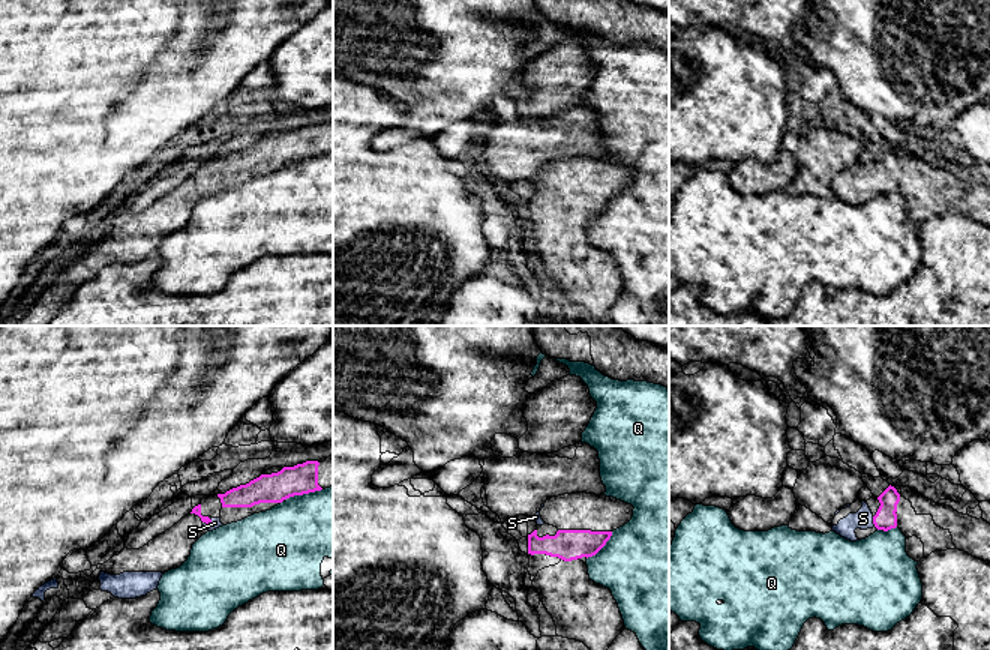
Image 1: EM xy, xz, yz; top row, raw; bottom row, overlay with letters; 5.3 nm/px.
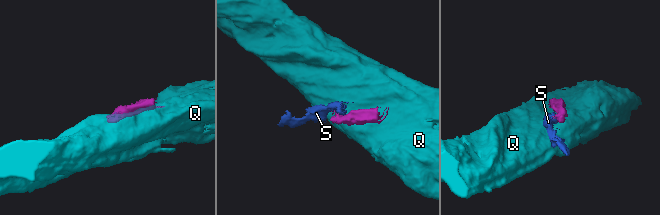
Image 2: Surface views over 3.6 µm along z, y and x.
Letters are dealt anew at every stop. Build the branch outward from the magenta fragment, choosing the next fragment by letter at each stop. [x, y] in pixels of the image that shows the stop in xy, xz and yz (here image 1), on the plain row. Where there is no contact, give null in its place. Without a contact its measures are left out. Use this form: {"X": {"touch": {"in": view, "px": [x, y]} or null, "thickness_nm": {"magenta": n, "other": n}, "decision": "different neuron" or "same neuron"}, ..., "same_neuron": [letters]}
{"Q": {"touch": {"in": "xy", "px": [303, 156]}, "thickness_nm": {"magenta": 160, "other": 400}, "decision": "different neuron"}, "S": {"touch": {"in": "xy", "px": [207, 186]}, "thickness_nm": {"magenta": 50, "other": 50}, "decision": "same neuron"}, "same_neuron": ["S"]}

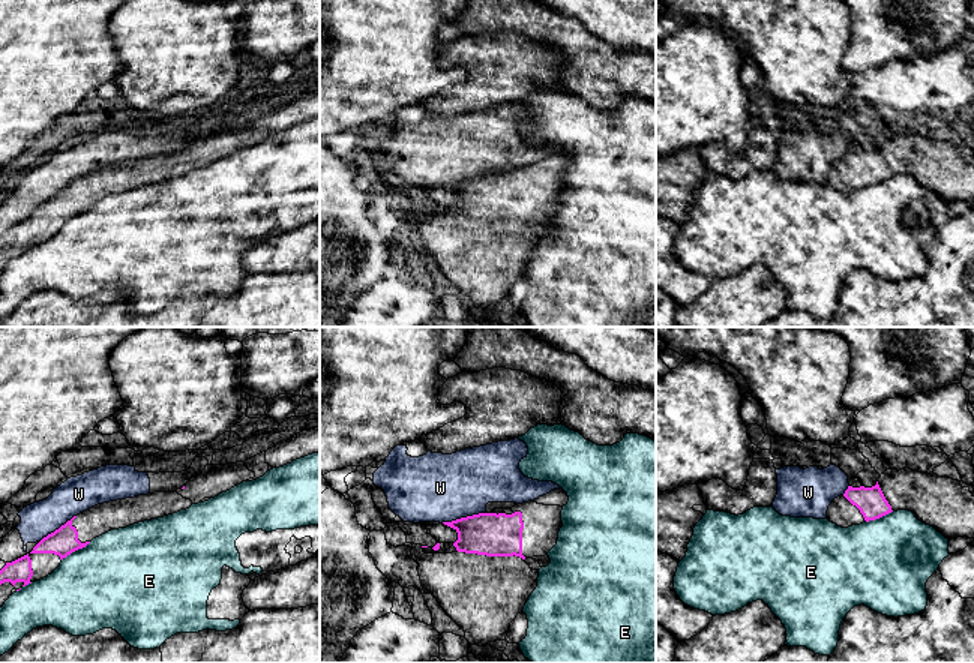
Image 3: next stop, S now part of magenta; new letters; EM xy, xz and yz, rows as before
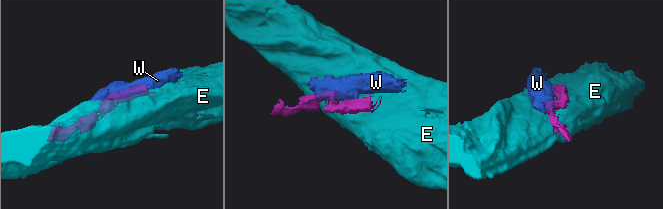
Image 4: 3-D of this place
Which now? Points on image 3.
{"E": {"touch": {"in": "xy", "px": [75, 213]}, "thickness_nm": {"magenta": 150, "other": 460}, "decision": "different neuron"}, "W": {"touch": {"in": "xz", "px": [462, 182]}, "thickness_nm": {"magenta": 240, "other": 360}, "decision": "different neuron"}, "same_neuron": []}

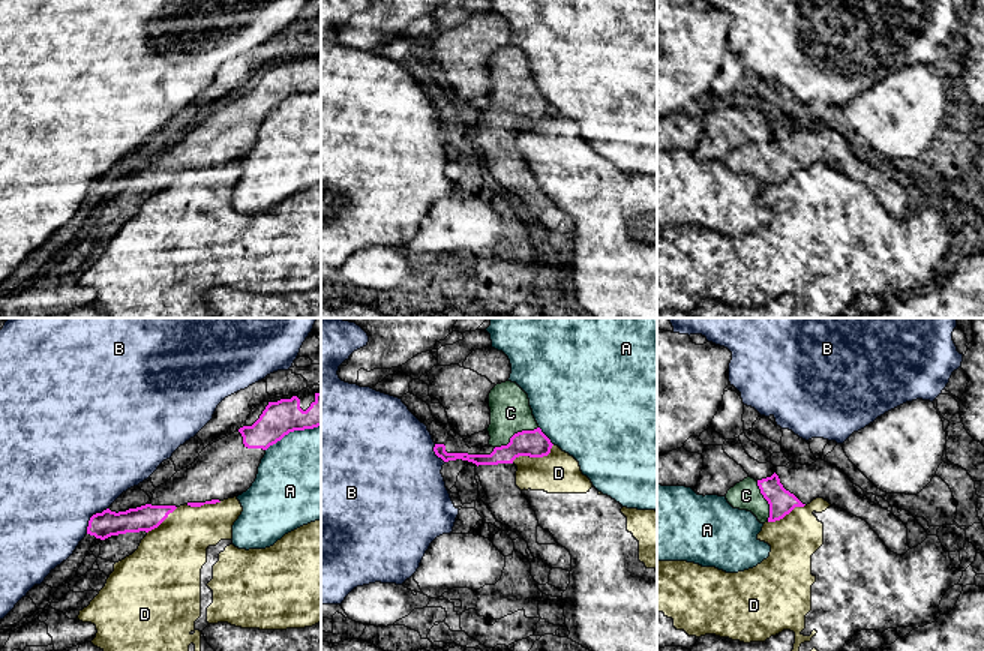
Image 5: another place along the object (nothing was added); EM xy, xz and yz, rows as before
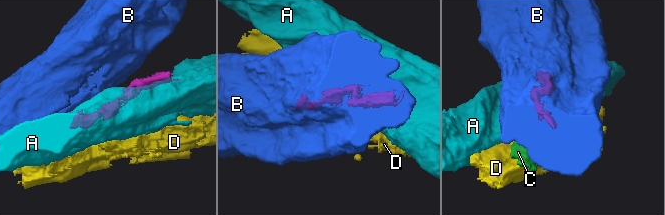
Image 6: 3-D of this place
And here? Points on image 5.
{"A": {"touch": {"in": "xy", "px": [293, 95]}, "thickness_nm": {"magenta": 180, "other": 480}, "decision": "different neuron"}, "B": {"touch": {"in": "xy", "px": [92, 180]}, "thickness_nm": {"magenta": 140, "other": 500}, "decision": "different neuron"}, "C": {"touch": {"in": "xz", "px": [515, 98]}, "thickness_nm": {"magenta": 140, "other": 220}, "decision": "same neuron"}, "D": {"touch": {"in": "xz", "px": [534, 120]}, "thickness_nm": {"magenta": 140, "other": 220}, "decision": "different neuron"}, "same_neuron": ["C"]}

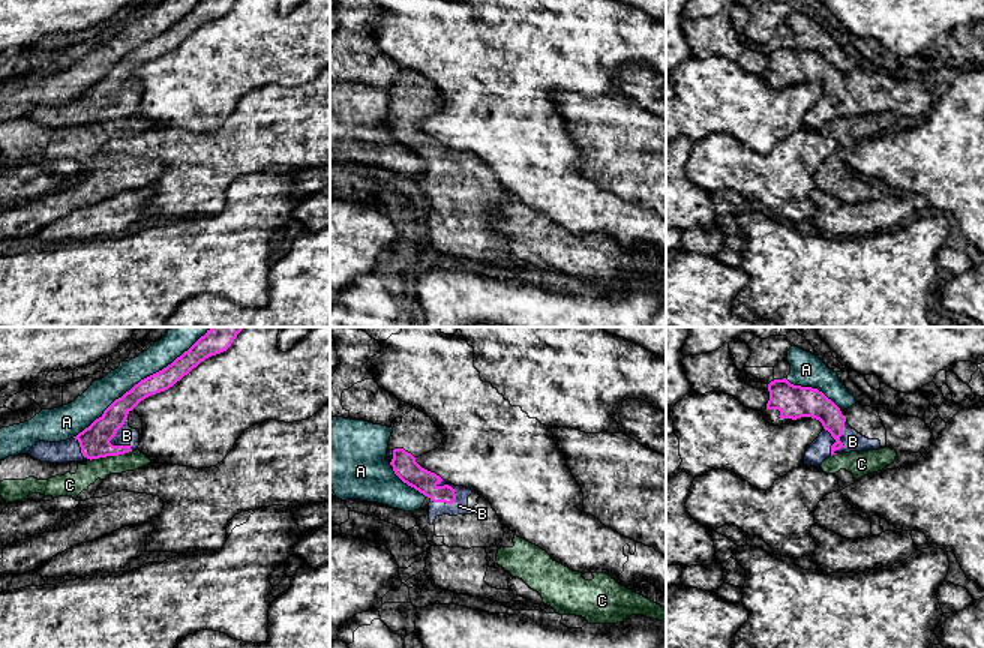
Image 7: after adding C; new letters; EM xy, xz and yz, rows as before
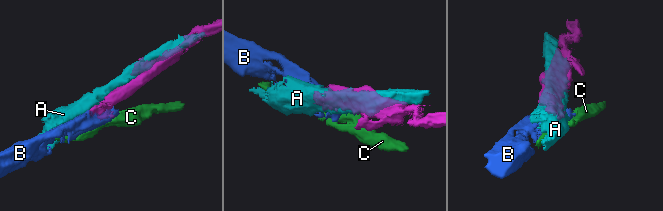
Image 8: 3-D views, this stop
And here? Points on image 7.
{"A": {"touch": {"in": "xy", "px": [138, 47]}, "thickness_nm": {"magenta": 120, "other": 150}, "decision": "different neuron"}, "B": {"touch": {"in": "yz", "px": [839, 104]}, "thickness_nm": {"magenta": 150, "other": 110}, "decision": "same neuron"}, "C": {"touch": {"in": "xy", "px": [110, 119]}, "thickness_nm": {"magenta": 160, "other": 110}, "decision": "different neuron"}, "same_neuron": ["B"]}

